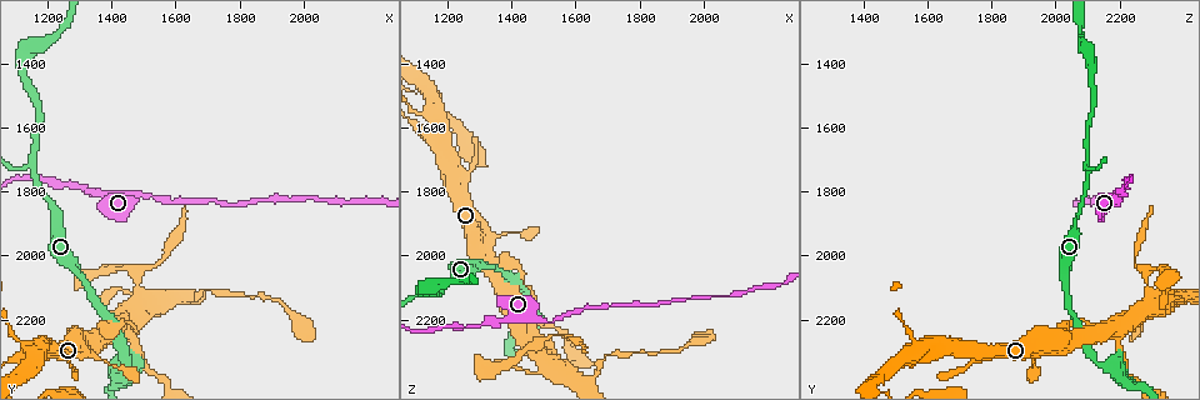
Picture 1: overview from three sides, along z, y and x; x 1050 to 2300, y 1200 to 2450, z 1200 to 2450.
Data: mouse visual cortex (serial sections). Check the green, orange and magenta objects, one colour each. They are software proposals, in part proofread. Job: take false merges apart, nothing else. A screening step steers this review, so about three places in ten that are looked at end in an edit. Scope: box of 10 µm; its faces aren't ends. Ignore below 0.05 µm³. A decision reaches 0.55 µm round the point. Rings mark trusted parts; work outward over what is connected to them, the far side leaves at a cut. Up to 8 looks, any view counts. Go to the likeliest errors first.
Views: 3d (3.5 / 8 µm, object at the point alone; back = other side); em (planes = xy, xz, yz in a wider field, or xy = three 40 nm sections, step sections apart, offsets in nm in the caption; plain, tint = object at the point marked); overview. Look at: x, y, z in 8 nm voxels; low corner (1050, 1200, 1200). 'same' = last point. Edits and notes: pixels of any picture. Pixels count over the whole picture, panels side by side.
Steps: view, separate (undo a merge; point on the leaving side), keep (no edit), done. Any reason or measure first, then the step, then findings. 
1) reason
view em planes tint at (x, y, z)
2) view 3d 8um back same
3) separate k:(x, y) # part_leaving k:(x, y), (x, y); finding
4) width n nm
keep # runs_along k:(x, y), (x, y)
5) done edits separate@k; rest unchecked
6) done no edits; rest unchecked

sudden change in width
view 3d 3.5um at (1540, 1820, 2200)

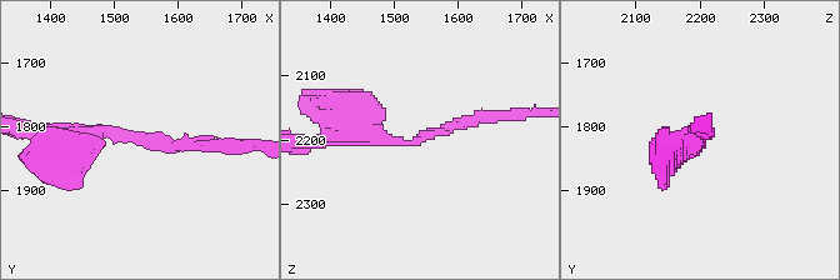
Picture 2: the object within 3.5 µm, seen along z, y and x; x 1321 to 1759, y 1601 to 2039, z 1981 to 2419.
need the tissue
view em xy step 2 tint at (1535, 1810, 2200)

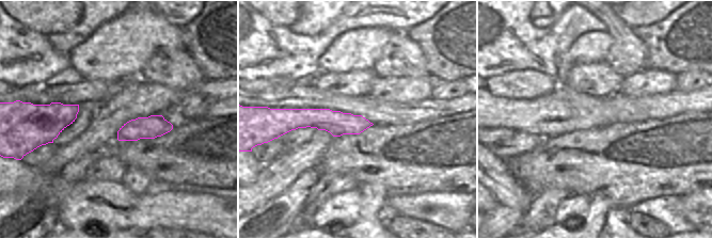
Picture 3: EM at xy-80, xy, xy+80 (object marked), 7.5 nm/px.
arm_widths 150, 400 nm
keep # runs_along 2:(343, 109), (388, 141), (491, 115); continuous, no second cell

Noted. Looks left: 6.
branch point
view 3d 3.5um at (1440, 2250, 2210)

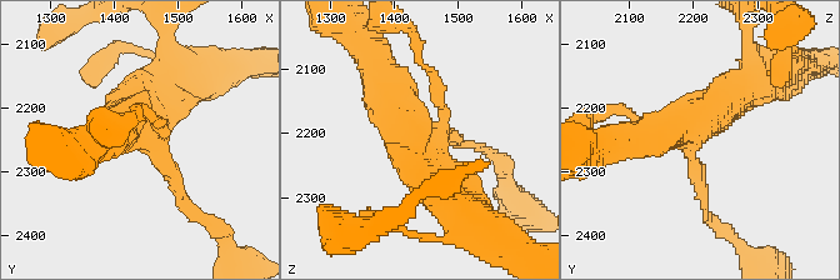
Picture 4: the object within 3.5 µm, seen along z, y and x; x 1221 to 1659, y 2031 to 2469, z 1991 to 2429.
need the tissue
view em xy step 5 tint at (1450, 2250, 2200)

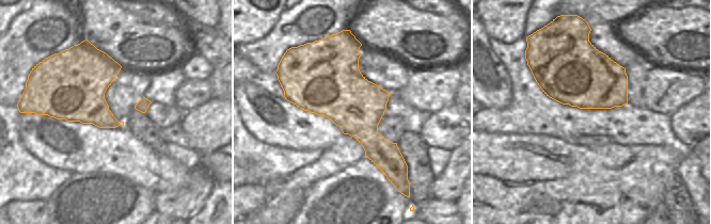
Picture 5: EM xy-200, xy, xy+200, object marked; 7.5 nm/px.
cut it another way
view em xy step 3 tint same

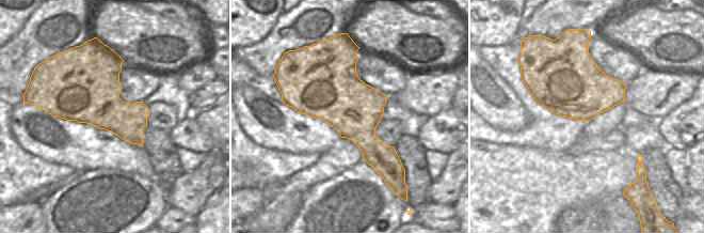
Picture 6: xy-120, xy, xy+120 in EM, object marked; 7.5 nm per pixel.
keep # runs_along 4:(379, 68), (414, 166), (440, 195); continuous, no second cell

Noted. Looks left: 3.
three arms meet
view 3d 3.5um at (1150, 1720, 2100)

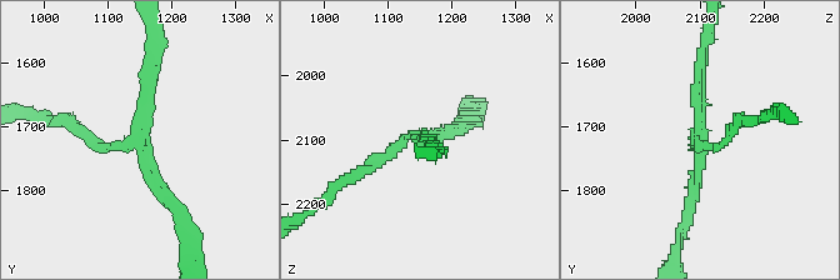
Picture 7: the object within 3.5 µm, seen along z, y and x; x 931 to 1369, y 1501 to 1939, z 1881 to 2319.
arms 3; arm_widths 150, 150, 150 nm
view em xy step 1 plain at (1155, 1730, 2100)

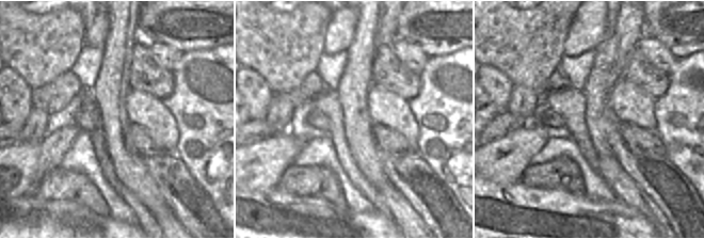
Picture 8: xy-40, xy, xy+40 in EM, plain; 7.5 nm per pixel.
where the object lies
view em xy step 1 tint same

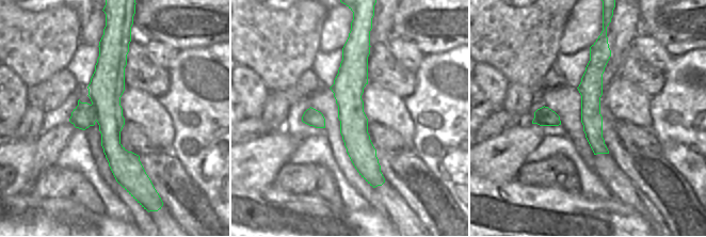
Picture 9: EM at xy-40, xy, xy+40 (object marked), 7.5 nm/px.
width 240 nm
separate 7:(374, 161) # part_leaving 7:(408, 135), (358, 173), (358, 180); a second cell is stuck on

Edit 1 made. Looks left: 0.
done edits separate@7; rest unchecked

